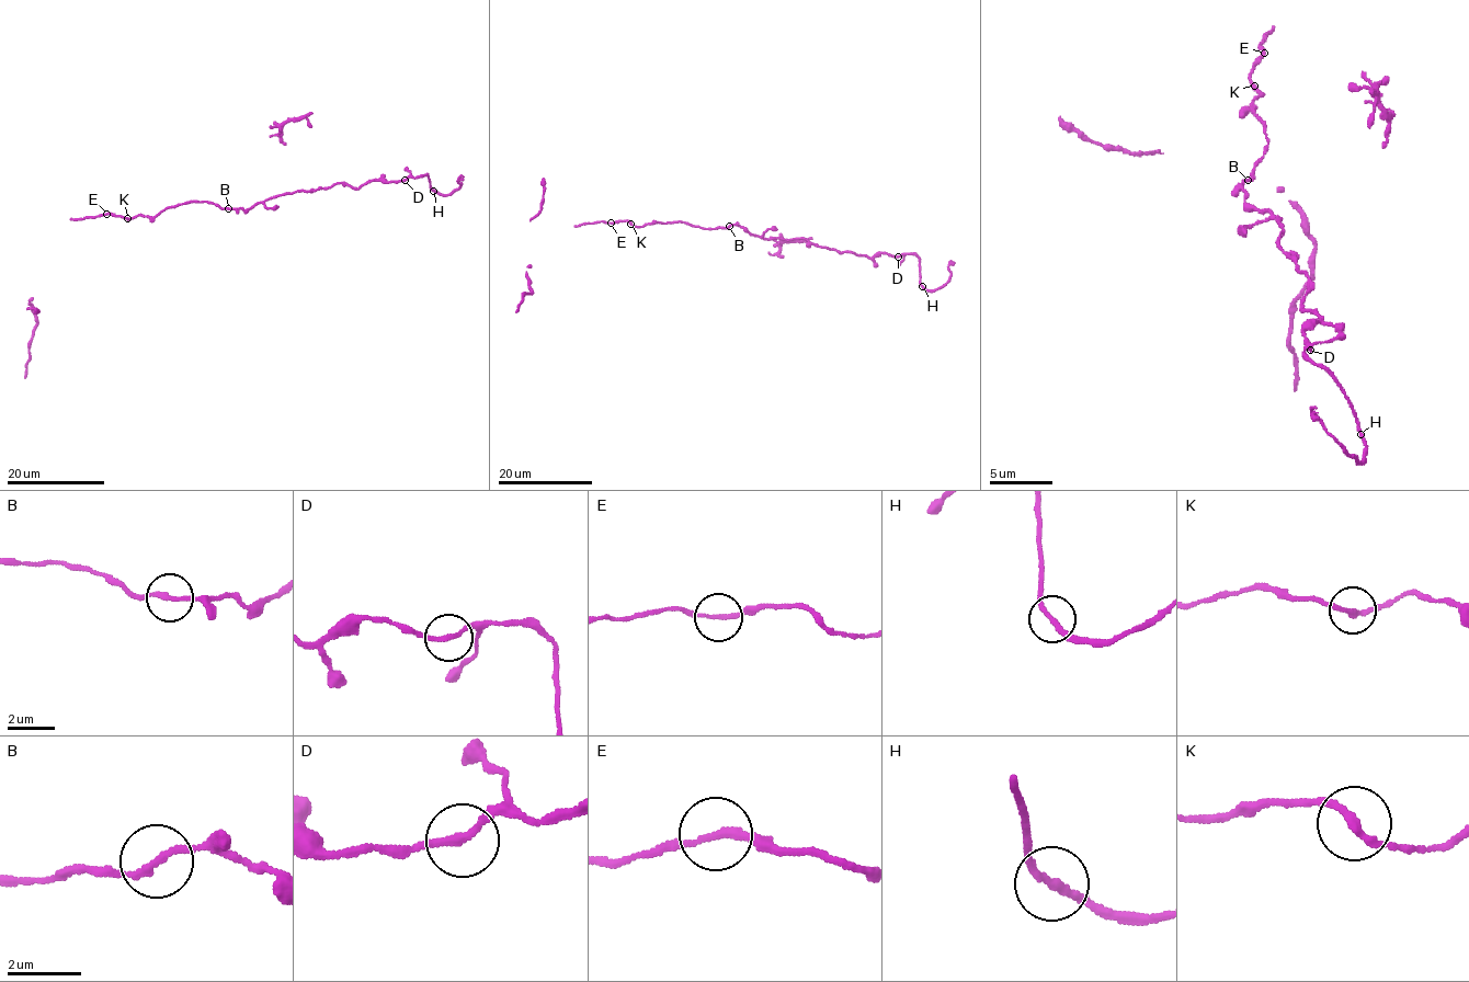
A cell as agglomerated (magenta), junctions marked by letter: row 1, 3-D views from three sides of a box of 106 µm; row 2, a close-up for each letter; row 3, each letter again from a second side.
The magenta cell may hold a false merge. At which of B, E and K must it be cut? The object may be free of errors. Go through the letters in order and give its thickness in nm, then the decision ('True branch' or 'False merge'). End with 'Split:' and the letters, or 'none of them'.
B: Thickness 180 nm. False merge
E: Thickness 180 nm. True branch
K: Thickness 200 nm. True branch
Split: B

